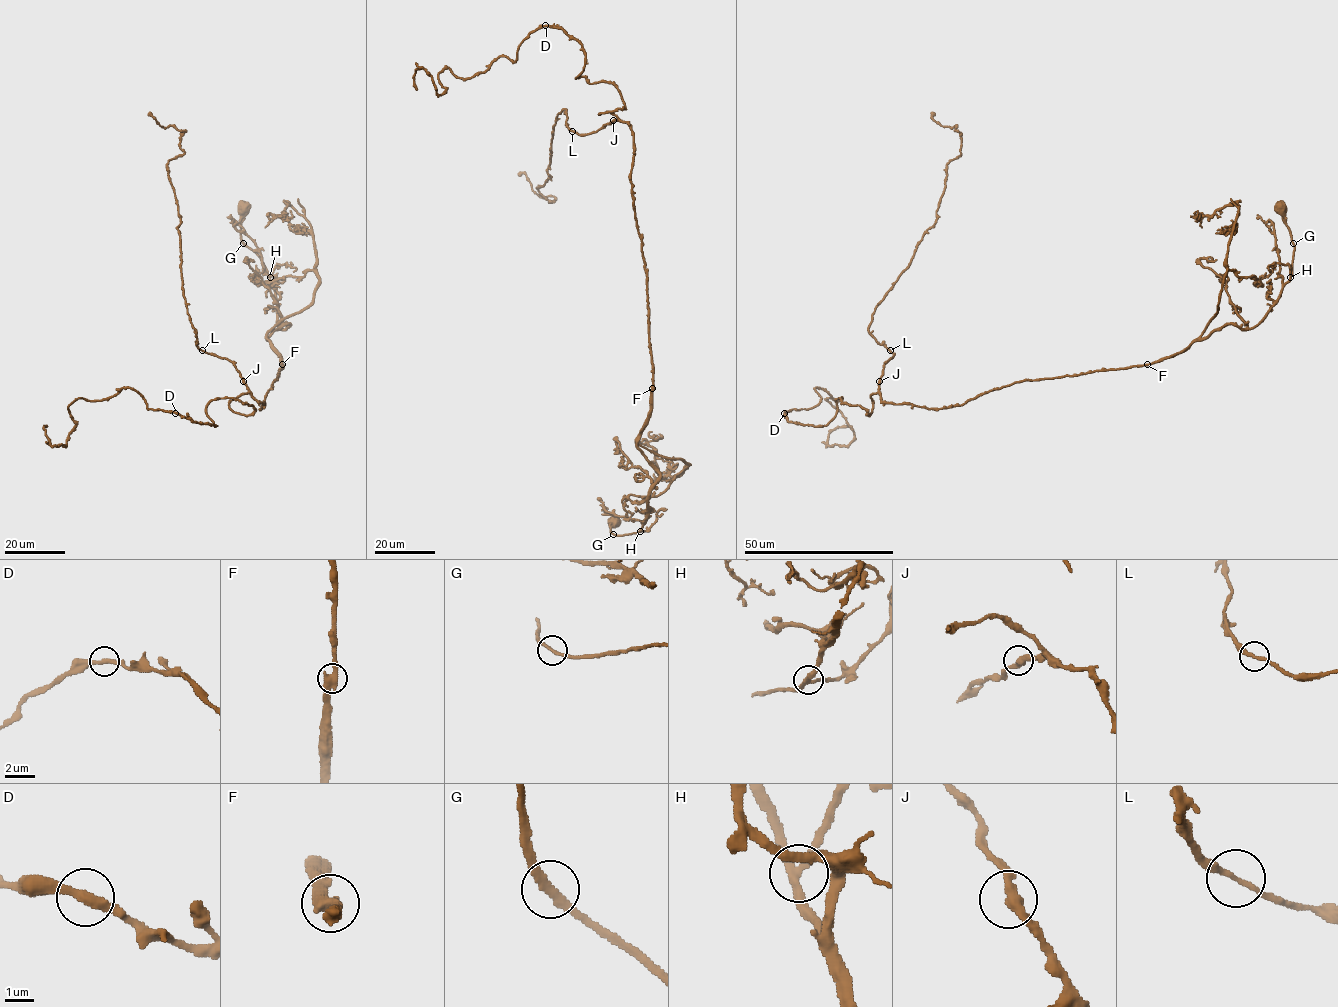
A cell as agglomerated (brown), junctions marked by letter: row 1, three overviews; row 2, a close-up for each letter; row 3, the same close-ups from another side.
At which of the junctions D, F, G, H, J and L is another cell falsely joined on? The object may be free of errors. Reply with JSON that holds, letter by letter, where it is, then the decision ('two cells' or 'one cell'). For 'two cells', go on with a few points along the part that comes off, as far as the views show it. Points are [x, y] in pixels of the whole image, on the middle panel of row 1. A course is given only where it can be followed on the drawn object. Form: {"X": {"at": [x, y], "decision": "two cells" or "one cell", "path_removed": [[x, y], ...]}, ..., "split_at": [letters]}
{"D": {"at": [545, 25], "decision": "one cell"}, "F": {"at": [652, 388], "decision": "two cells", "path_removed": [[652, 388], [649, 413], [637, 443], [689, 464], [672, 479], [661, 479], [653, 448], [648, 444], [660, 438]]}, "G": {"at": [613, 534], "decision": "one cell"}, "H": {"at": [640, 531], "decision": "one cell"}, "J": {"at": [613, 120], "decision": "one cell"}, "L": {"at": [572, 131], "decision": "one cell"}, "split_at": ["F"]}

